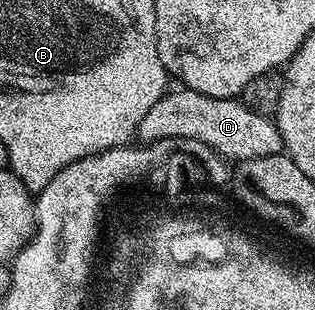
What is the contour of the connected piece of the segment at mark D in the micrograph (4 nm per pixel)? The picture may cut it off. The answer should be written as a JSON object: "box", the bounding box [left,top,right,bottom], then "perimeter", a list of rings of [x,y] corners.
{"box":[137,88,284,162],"perimeter":[[[177,88],[160,98],[140,121],[137,136],[144,143],[159,139],[185,138],[201,142],[206,149],[223,155],[231,162],[262,159],[284,151],[282,134],[268,115],[251,112],[238,99],[204,96],[194,90]]]}

